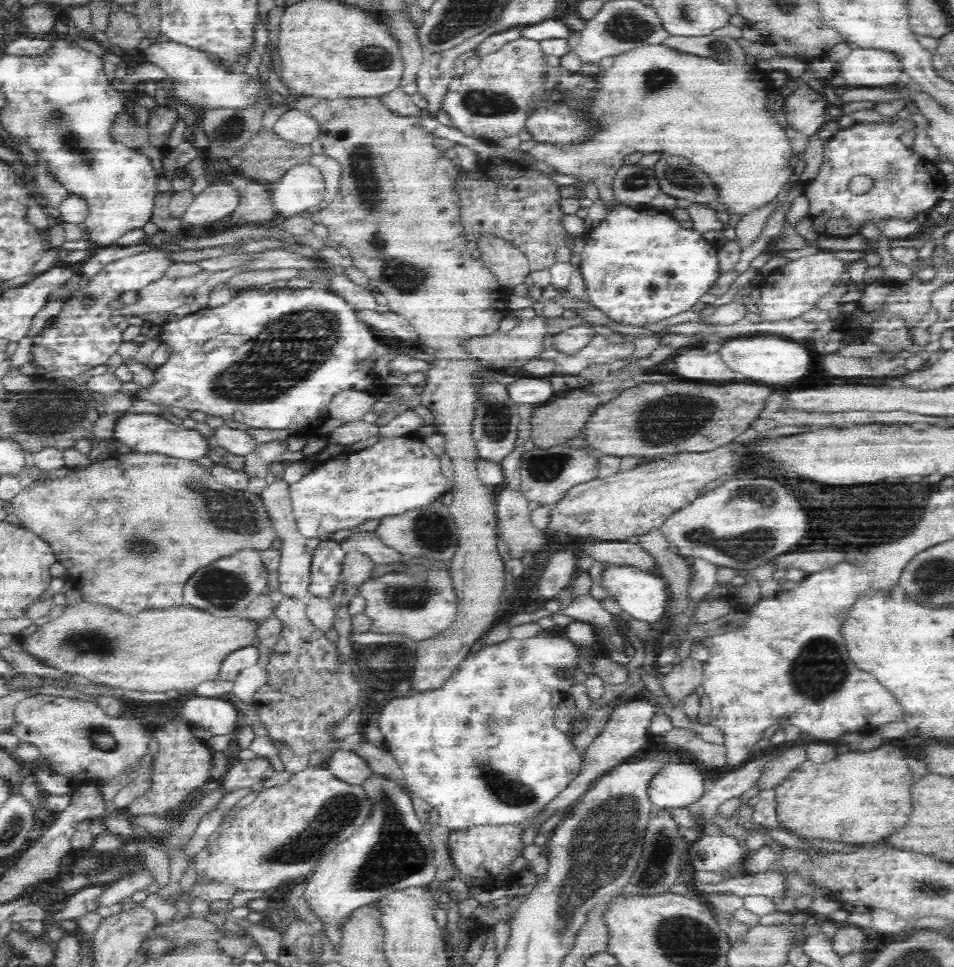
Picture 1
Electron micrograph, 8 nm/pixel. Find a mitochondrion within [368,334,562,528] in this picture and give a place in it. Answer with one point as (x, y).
(496, 415)

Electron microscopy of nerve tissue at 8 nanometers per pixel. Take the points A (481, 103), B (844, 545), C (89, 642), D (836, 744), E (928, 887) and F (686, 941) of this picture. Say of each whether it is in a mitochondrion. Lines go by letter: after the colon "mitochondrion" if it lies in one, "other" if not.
A: mitochondrion
B: other
C: mitochondrion
D: other
E: mitochondrion
F: mitochondrion

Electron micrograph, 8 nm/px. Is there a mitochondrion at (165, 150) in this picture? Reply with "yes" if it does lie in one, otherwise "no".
no

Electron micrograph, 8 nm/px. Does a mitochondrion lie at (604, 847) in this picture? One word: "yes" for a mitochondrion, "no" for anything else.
yes

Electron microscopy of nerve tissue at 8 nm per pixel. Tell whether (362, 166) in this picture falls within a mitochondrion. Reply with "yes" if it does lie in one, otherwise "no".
yes

